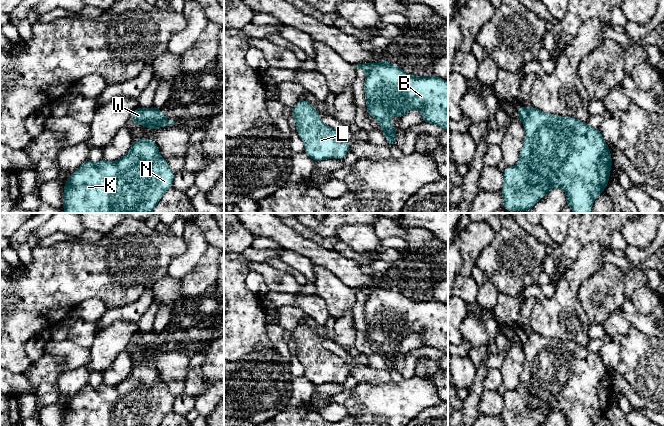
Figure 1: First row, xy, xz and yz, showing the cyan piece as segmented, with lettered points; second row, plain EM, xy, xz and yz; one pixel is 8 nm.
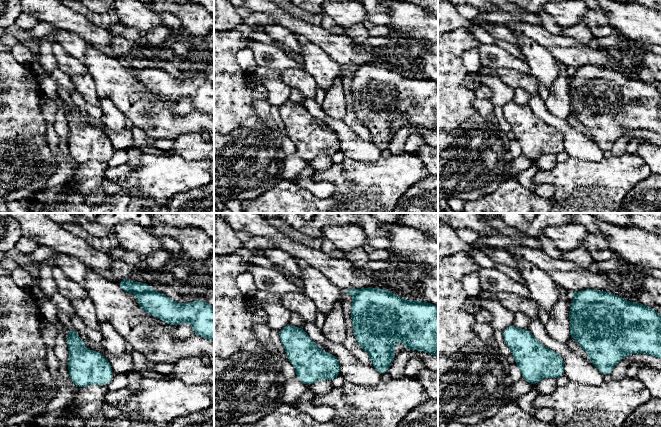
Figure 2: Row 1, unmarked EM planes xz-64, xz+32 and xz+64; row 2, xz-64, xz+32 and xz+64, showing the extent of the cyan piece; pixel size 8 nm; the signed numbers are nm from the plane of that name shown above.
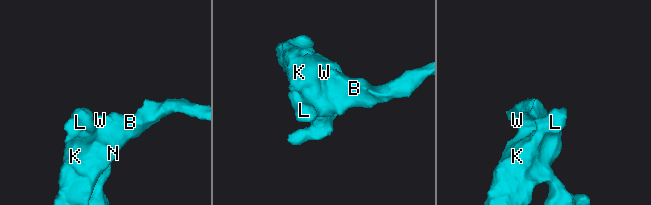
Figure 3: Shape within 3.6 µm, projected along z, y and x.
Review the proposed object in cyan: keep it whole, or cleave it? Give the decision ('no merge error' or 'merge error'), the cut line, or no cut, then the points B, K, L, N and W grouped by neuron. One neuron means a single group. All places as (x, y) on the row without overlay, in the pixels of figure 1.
merge error; cut xz (388, 285), (376, 287), (367, 296); groups B K L N / W

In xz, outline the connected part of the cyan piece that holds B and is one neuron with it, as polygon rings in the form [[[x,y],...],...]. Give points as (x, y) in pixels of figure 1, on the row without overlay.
[[[390,286],[380,287],[375,288],[367,296],[364,314],[366,335],[380,347],[389,371],[395,370],[398,356],[393,353],[388,342],[391,340],[401,342],[411,333],[416,332],[421,335],[424,347],[436,348],[448,355],[448,306],[439,301],[412,300]]]

